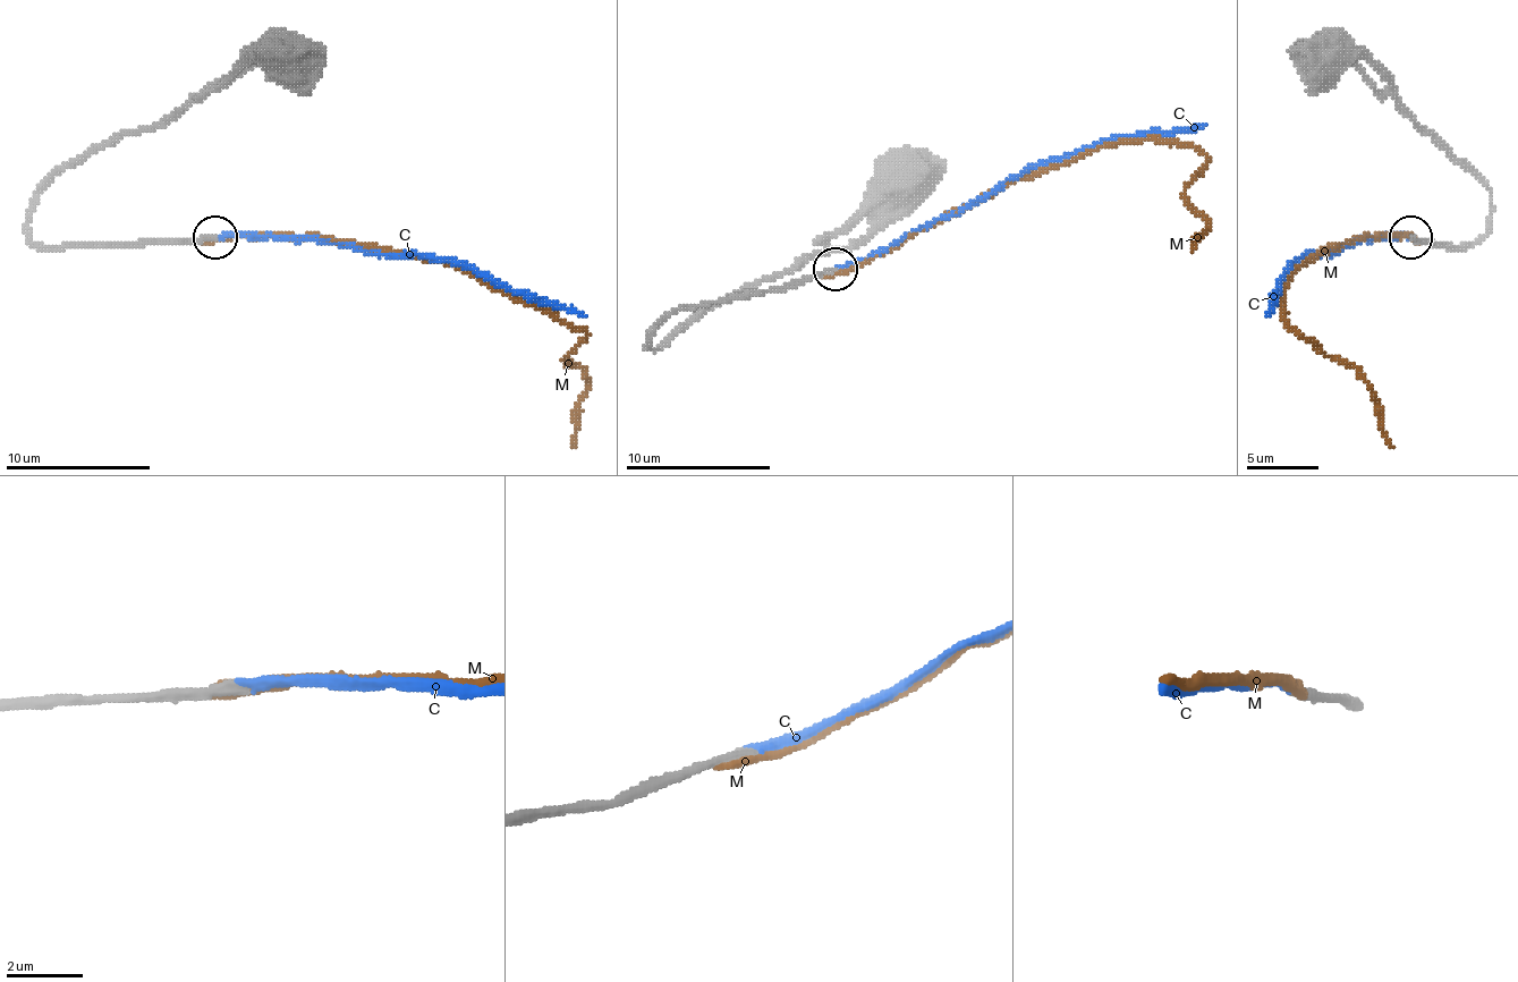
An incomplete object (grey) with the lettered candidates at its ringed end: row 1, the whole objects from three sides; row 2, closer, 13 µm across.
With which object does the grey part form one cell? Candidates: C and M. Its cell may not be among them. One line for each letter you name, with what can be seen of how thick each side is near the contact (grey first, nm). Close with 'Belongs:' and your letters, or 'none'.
C: 240/240 nm
Belongs: C

